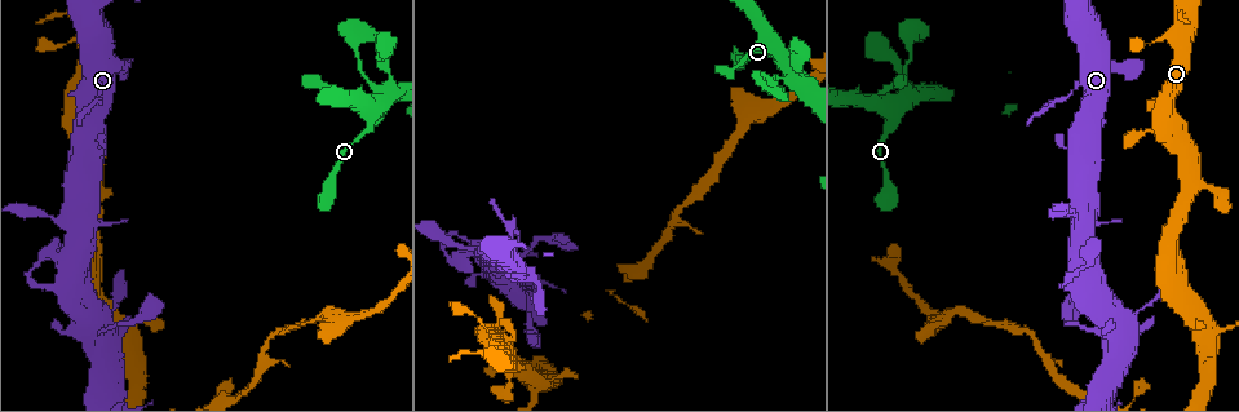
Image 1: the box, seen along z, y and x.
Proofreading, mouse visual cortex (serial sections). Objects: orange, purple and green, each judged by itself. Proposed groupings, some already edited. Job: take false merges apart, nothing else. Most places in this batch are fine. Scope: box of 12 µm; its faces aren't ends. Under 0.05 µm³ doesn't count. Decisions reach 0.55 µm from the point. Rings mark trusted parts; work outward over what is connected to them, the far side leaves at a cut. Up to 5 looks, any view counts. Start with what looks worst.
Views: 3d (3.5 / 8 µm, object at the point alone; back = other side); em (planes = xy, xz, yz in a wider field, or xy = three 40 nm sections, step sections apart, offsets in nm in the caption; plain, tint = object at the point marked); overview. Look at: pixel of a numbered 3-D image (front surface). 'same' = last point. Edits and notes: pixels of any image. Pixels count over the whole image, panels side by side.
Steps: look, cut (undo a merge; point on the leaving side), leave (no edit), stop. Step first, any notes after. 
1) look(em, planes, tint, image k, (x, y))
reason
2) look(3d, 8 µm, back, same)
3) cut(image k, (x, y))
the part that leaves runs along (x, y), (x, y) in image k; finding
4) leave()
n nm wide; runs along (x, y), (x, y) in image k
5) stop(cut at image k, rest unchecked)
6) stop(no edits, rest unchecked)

look(3d, 3.5 µm, image 1, (358, 42))
abrupt turn

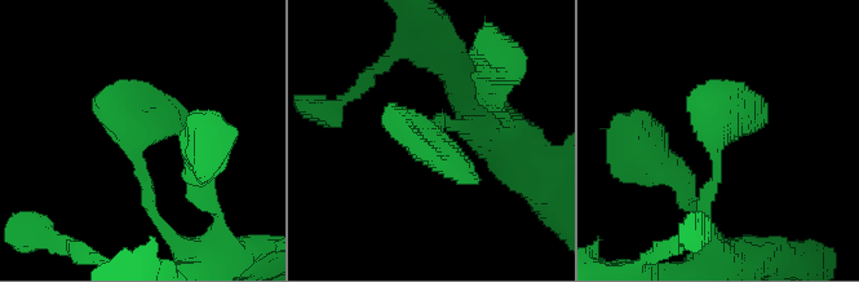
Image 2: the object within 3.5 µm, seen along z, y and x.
look(em, xy, step 2, tint, image 2, (139, 138))

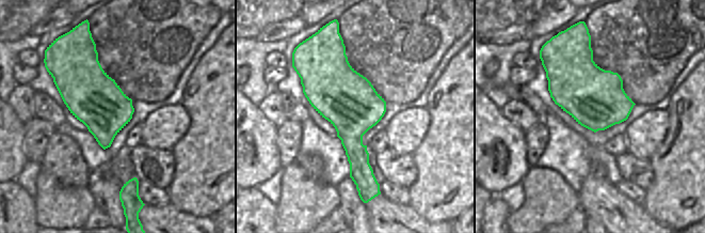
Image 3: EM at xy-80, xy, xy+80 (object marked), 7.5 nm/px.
leave()
runs along (153, 214), (132, 142), (187, 110) in image 2; one cell here

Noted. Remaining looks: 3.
look(3d, 3.5 µm, image 1, (1077, 254))
abrupt turn

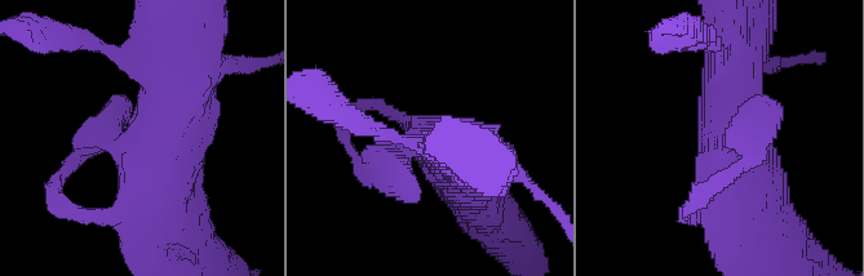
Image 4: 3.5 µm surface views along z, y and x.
look(em, planes, tint, image 4, (141, 140))

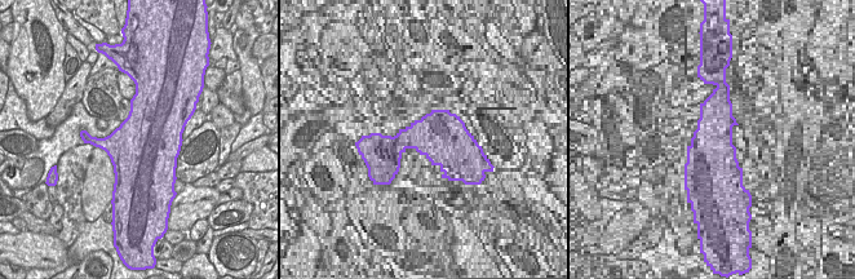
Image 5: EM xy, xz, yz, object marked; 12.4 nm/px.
leave()
runs along (180, 53), (164, 223) in image 4; continuous, no second cell

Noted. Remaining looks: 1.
stop(no edits, rest unchecked)

